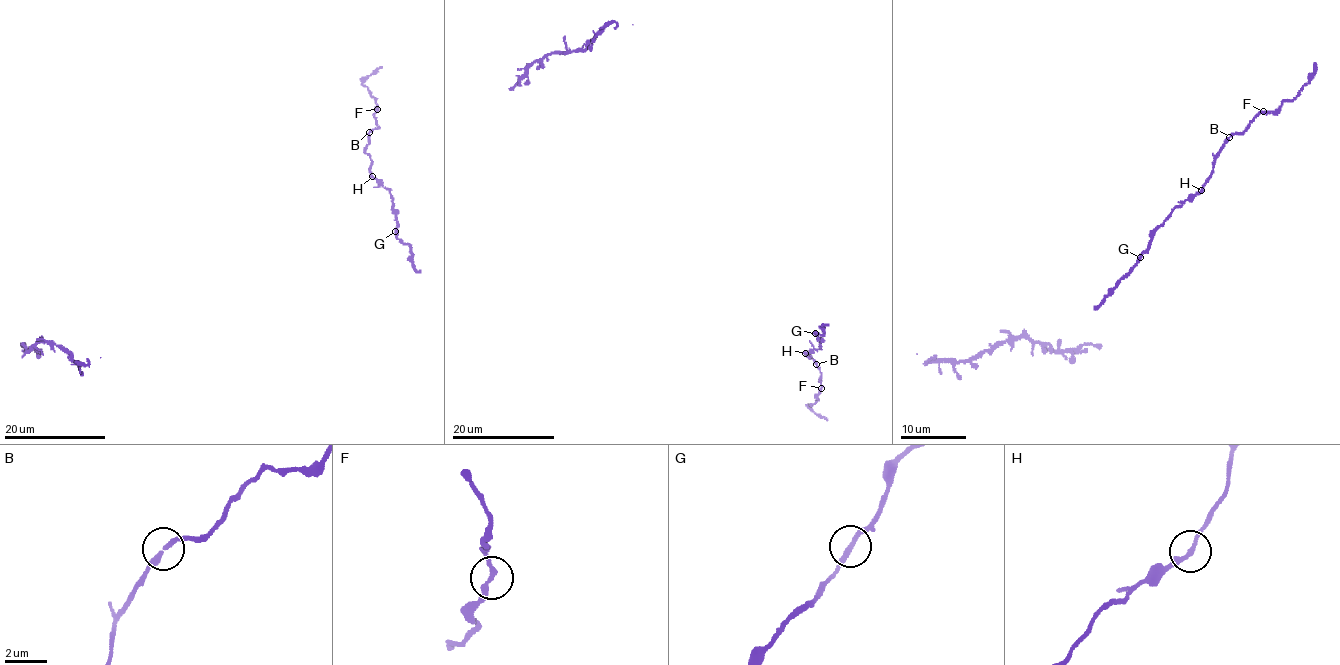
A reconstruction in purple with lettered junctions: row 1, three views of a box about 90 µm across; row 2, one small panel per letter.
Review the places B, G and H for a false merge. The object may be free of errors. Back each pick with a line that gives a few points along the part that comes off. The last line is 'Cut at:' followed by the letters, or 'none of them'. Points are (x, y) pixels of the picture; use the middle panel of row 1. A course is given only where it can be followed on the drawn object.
Cut at: none of them

